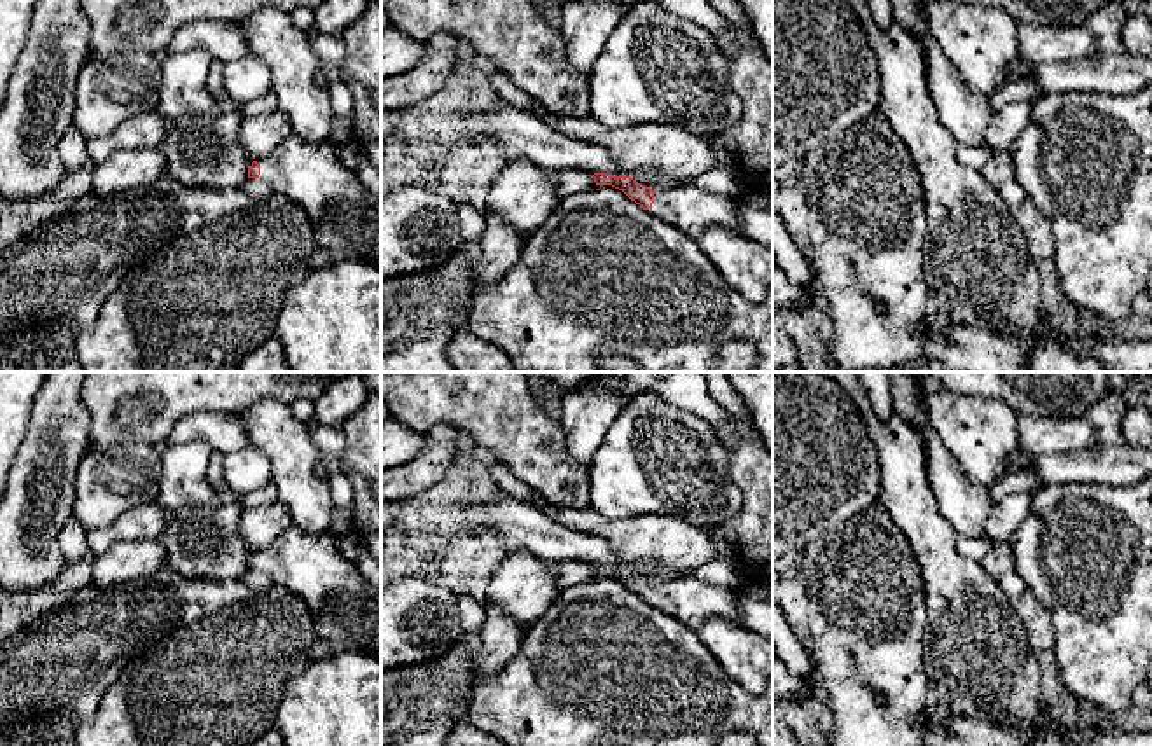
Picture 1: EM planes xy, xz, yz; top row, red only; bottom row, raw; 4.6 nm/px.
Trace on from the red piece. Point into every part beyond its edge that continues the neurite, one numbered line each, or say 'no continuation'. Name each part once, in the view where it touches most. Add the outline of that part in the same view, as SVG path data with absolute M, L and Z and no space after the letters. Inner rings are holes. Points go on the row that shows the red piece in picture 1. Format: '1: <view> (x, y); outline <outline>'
1: xy (346, 217); outline M292 133L257 164L259 178L304 210L318 246L325 248L334 260L364 260L381 267L381 196L367 190L357 171L341 164L337 145L311 145Z

